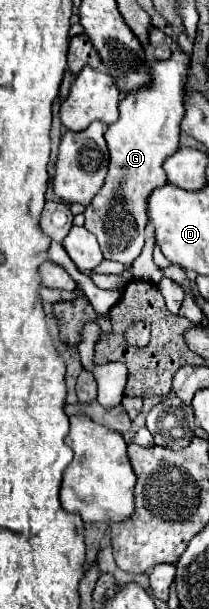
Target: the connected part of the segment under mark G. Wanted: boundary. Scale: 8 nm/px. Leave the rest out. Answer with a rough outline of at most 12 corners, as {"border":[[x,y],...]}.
{"border":[[175,50],[119,102],[109,174],[85,210],[107,260],[133,264],[147,198],[179,150]]}

